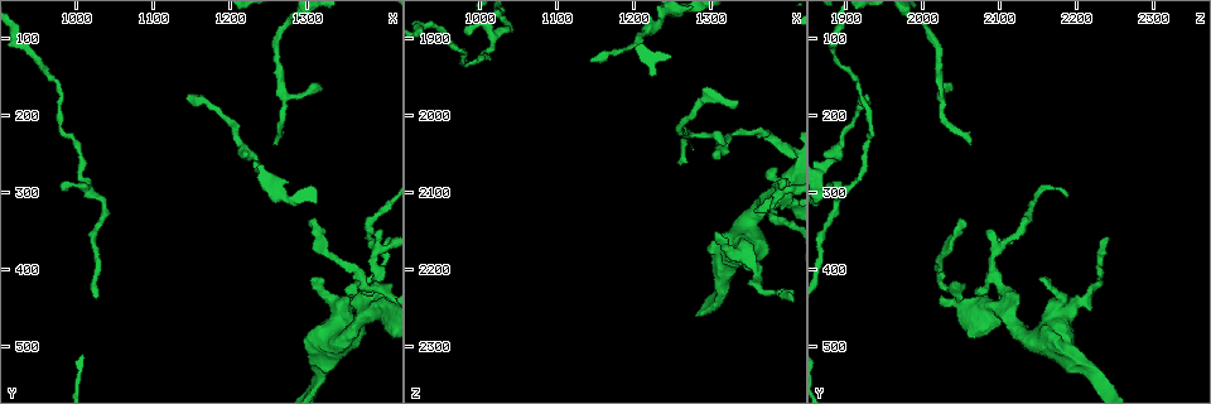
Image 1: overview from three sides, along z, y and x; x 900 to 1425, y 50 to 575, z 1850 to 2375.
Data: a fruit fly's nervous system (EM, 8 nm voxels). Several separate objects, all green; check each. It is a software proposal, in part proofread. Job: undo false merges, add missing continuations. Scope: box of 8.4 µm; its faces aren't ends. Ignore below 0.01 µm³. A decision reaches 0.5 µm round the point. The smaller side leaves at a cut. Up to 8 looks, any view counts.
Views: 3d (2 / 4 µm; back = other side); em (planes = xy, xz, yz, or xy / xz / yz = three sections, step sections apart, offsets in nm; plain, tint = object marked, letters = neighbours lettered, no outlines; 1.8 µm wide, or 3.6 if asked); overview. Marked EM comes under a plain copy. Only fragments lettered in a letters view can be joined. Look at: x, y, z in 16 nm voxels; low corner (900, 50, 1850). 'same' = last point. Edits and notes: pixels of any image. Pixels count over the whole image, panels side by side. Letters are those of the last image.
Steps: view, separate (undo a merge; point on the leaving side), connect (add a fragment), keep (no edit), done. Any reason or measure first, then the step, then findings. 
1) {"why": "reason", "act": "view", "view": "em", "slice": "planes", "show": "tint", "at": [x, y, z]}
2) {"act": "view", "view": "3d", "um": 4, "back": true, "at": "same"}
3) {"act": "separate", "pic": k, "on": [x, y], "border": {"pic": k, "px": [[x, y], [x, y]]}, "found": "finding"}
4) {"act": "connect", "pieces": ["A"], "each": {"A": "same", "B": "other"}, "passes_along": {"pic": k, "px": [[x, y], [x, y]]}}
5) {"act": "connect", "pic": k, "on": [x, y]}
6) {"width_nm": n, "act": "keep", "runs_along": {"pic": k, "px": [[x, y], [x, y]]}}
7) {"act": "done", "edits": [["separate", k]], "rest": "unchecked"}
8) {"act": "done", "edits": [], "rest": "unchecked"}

{"why": "calibre changes", "act": "view", "view": "em", "slice": "planes", "show": "tint", "at": [1360, 430, 2220]}

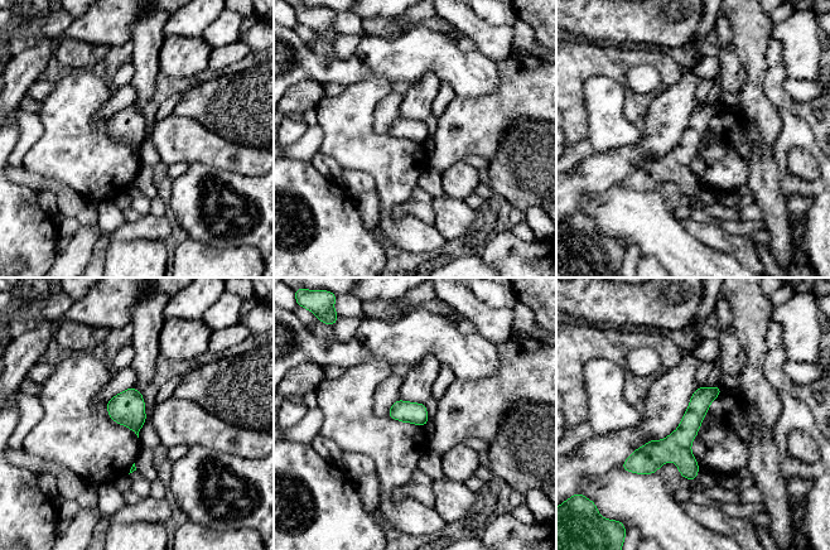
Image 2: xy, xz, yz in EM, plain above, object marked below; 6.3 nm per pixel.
{"act": "view", "view": "em", "slice": "planes", "show": "letters", "at": "same"}

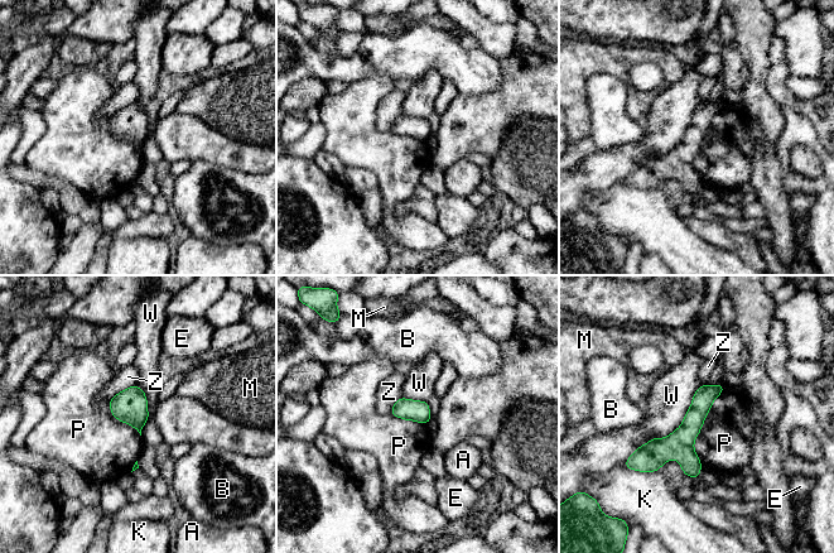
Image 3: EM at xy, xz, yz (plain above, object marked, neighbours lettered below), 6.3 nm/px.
{"act": "keep", "each": {"A": "other", "B": "other", "E": "other", "K": "other", "M": "other", "P": "other", "W": "other", "Z": "other"}, "runs_along": {"pic": 3, "px": [[719, 388], [668, 448], [636, 456]]}, "found": "all the same neuron"}

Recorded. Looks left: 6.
{"why": "four arms meet", "act": "view", "view": "3d", "um": 4, "at": [1390, 450, 2105]}

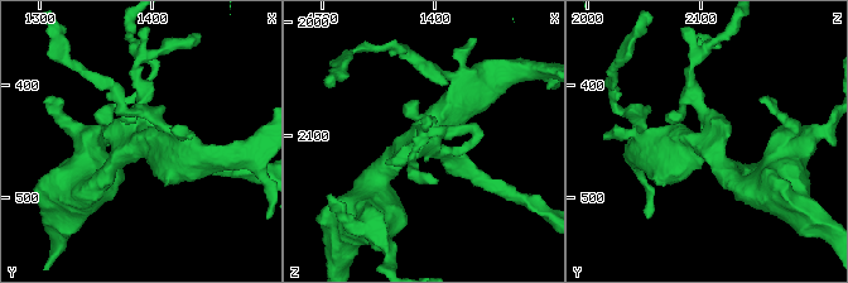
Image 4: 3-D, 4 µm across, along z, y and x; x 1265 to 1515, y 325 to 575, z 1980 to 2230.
{"why": "now the EM", "act": "view", "view": "em", "slice": "yz", "step": 16, "show": "letters", "at": [1392, 452, 2106]}

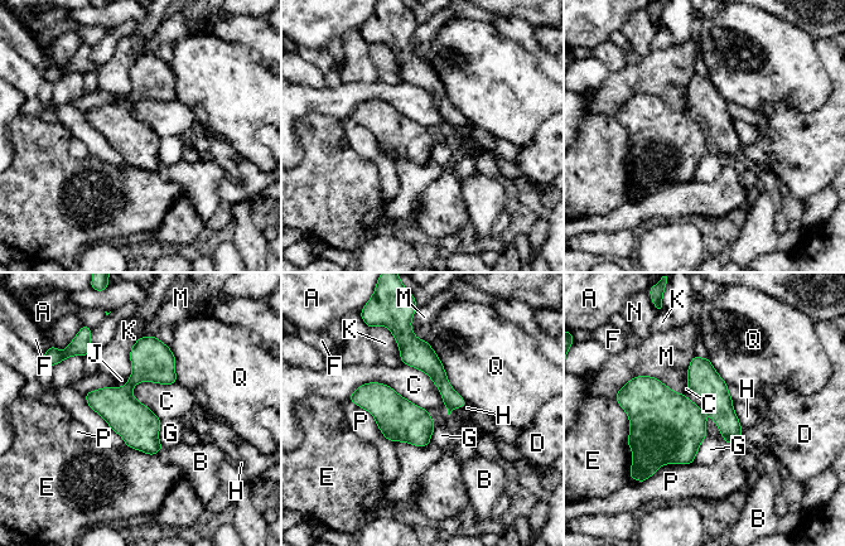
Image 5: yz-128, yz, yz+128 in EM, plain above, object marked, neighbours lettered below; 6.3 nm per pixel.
{"act": "keep", "each": {"A": "other", "B": "other", "C": "other", "D": "other", "E": "other", "F": "other", "G": "other", "H": "other", "J": "other", "K": "other", "M": "other", "N": "other", "P": "other", "Q": "other"}, "border": {"pic": 5, "px": [[138, 381], [133, 395], [160, 421]]}, "found": "all the same neuron"}

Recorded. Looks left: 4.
{"act": "view", "view": "em", "slice": "planes", "show": "letters", "at": [1145, 180, 1930]}

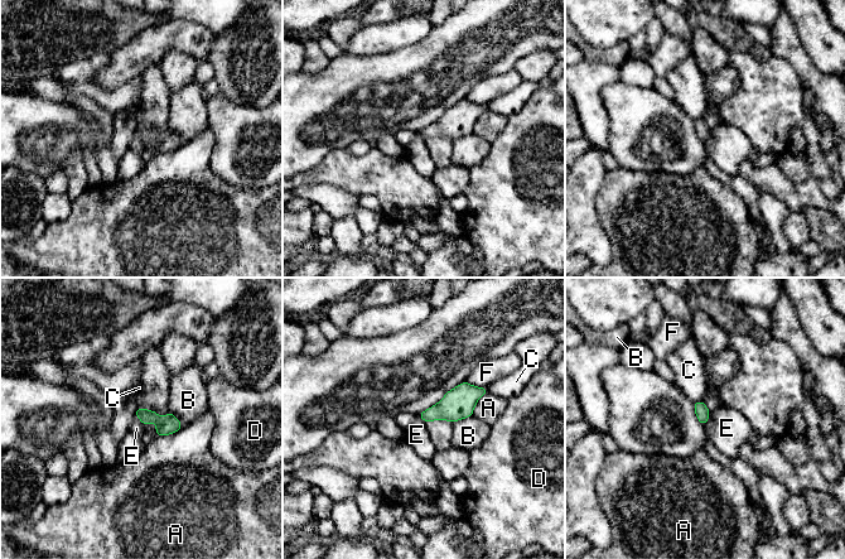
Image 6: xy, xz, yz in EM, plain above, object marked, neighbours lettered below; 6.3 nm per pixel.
{"longest_contact_nm": ["A", 180], "act": "keep", "each": {"A": "other", "B": "other", "C": "other", "D": "other", "E": "other", "F": "other"}, "border": {"pic": 6, "px": [[710, 413], [704, 425]]}, "found": "none of them fits"}

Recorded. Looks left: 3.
{"act": "done", "edits": [], "rest": "unchecked"}

